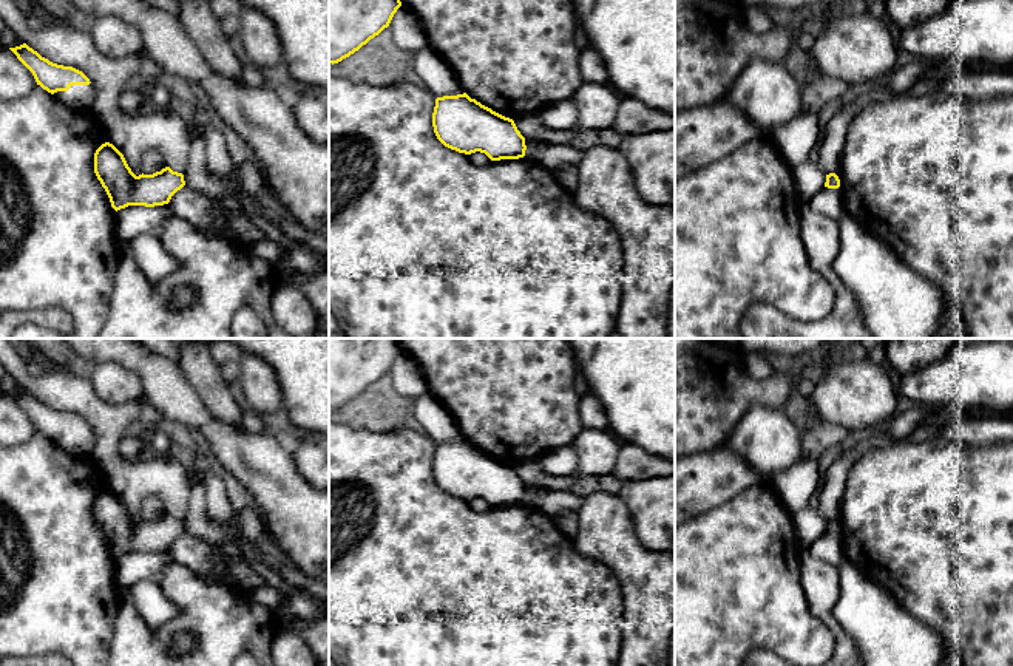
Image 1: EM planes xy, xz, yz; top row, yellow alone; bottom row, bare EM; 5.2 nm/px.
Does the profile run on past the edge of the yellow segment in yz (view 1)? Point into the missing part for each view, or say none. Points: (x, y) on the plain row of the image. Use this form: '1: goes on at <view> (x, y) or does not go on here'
1: does not go on here

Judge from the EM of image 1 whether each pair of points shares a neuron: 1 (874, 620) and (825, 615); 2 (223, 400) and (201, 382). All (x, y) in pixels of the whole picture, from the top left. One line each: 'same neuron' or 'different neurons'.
1: different neurons
2: same neuron

